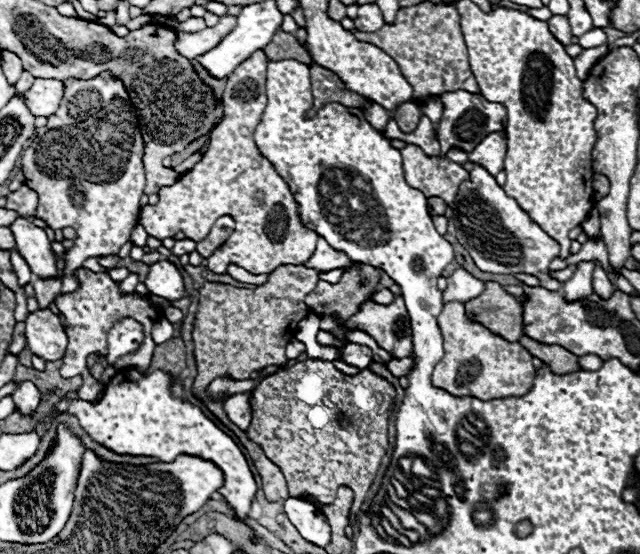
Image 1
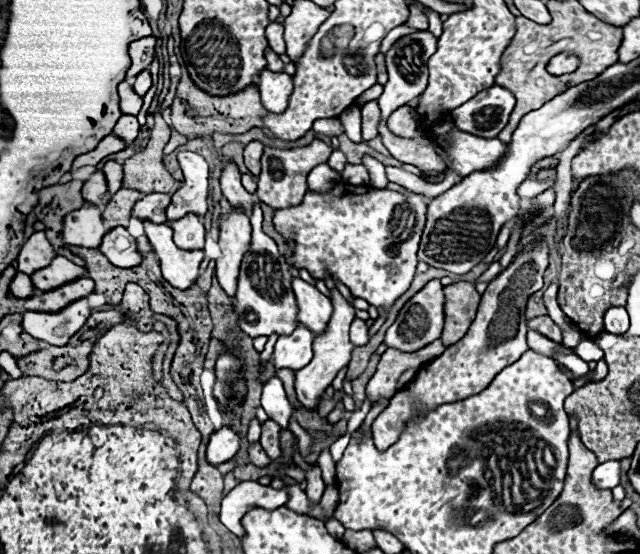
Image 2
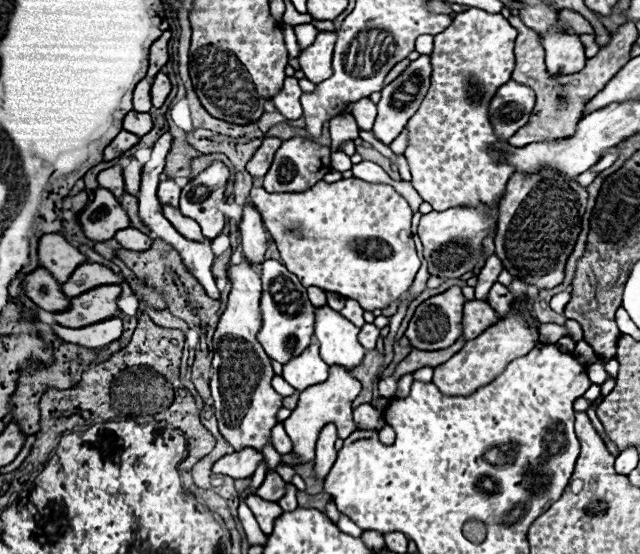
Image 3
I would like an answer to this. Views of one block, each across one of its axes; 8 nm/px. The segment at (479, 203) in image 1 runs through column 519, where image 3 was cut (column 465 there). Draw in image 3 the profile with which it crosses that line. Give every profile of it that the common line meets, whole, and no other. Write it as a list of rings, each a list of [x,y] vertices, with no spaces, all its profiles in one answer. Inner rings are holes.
[[[456,206],[444,212],[422,214],[418,224],[418,236],[424,248],[424,260],[428,272],[440,278],[460,278],[466,272],[472,272],[476,264],[484,258],[484,238],[494,232],[498,222],[498,206]]]

